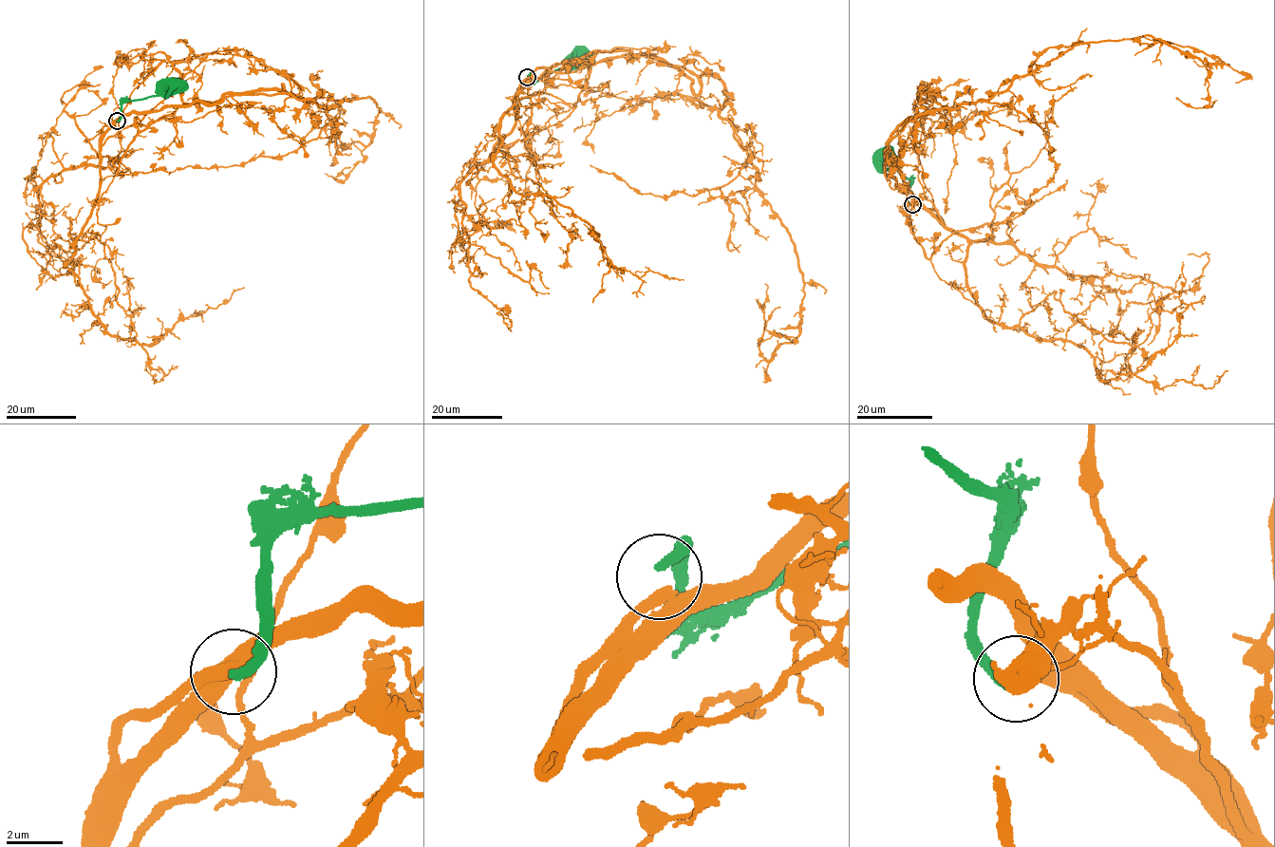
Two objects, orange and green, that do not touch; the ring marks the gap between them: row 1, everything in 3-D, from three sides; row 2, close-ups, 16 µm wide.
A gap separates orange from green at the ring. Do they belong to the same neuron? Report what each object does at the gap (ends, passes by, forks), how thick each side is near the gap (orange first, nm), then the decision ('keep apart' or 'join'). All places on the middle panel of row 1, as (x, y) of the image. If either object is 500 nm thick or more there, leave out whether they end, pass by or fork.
orange ends there; green ends there; 480 nm thick on the orange side, 360 nm on the other; keep apart

